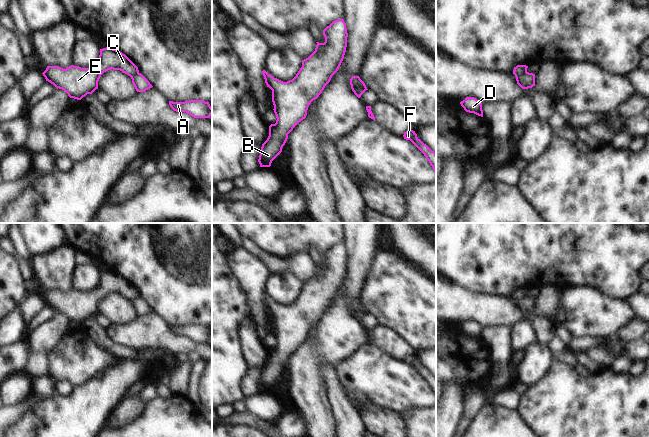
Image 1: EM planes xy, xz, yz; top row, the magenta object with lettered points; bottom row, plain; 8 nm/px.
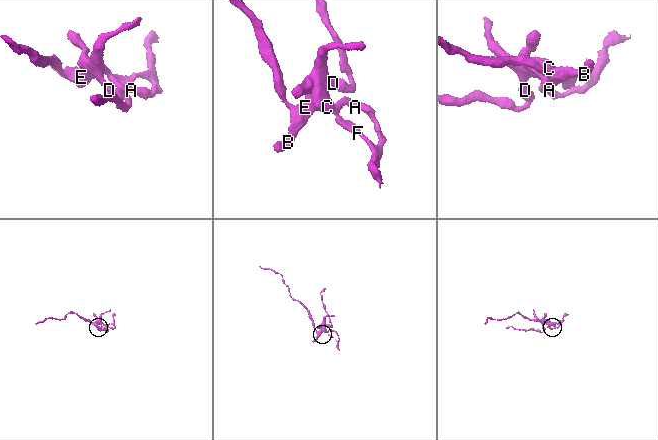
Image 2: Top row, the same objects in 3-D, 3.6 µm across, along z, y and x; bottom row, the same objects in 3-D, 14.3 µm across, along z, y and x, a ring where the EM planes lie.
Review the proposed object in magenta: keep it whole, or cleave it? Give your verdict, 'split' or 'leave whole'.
split

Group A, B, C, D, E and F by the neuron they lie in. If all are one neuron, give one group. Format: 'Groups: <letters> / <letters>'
Groups: A F / B C D E.

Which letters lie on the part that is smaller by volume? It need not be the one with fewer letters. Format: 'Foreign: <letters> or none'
Foreign: A, F

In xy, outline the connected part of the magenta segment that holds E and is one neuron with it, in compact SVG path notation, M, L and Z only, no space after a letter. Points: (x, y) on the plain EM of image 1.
M107 270L100 273L98 286L89 292L74 289L66 293L47 290L42 298L46 305L64 314L70 322L81 324L98 313L101 299L111 293L120 294L130 301L139 296L138 291L125 278Z

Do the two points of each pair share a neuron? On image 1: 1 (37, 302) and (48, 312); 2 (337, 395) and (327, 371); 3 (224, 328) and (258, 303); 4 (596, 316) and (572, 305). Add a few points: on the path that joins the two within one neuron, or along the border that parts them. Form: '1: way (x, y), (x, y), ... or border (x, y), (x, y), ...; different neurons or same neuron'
1: border (46, 305), (27, 323); different neurons
2: way (334, 389), (330, 377); same neuron
3: border (239, 288), (247, 304), (248, 316); different neurons
4: way (590, 313), (584, 311), (578, 305); same neuron

